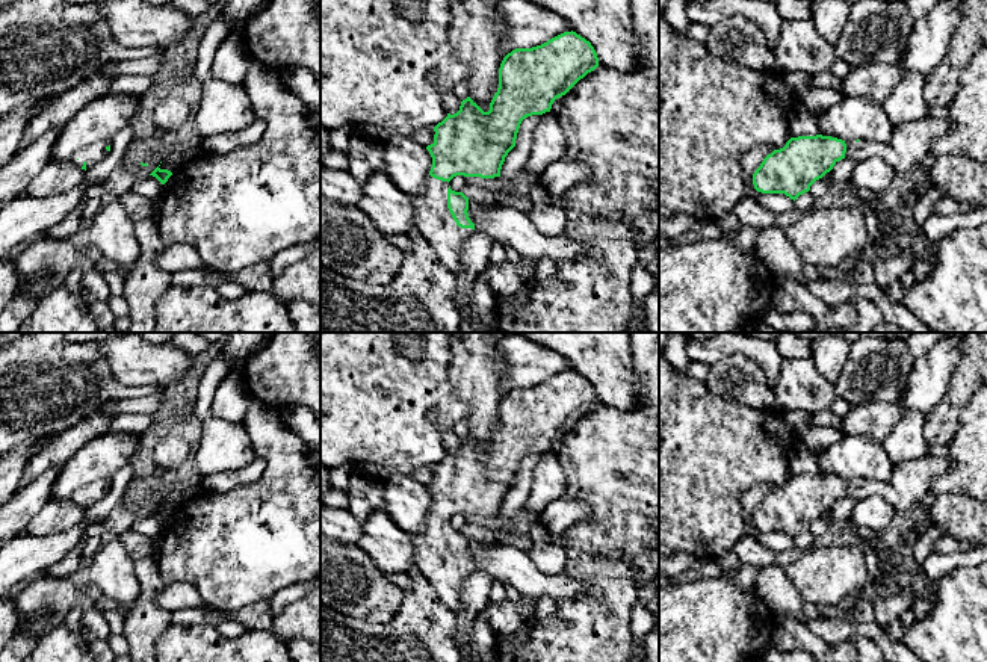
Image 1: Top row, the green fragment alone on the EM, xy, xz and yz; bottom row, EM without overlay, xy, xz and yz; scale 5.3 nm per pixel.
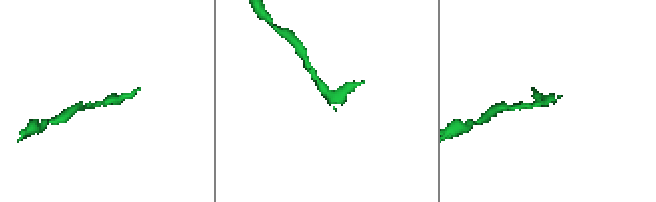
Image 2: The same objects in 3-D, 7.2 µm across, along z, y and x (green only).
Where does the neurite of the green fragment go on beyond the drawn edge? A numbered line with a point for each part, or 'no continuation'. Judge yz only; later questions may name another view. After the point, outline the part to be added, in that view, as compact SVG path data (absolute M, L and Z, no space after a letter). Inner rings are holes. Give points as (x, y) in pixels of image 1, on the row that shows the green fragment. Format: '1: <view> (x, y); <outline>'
1: yz (909, 142); M924 118L895 127L887 141L845 141L845 157L856 162L880 156L895 171L904 174L914 171L922 157L928 154L931 144L948 131L951 119Z

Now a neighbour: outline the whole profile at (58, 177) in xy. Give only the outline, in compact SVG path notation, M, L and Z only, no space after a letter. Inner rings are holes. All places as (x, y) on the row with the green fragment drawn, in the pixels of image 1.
M73 160L50 162L27 186L33 198L48 198L65 193L85 180L85 169Z

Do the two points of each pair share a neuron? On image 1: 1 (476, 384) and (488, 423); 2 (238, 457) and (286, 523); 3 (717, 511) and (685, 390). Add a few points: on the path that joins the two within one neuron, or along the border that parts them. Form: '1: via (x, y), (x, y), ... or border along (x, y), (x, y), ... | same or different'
1: via (482, 393), (484, 414) | same
2: border along (242, 423), (259, 457) | different
3: via (686, 481), (685, 420) | same

